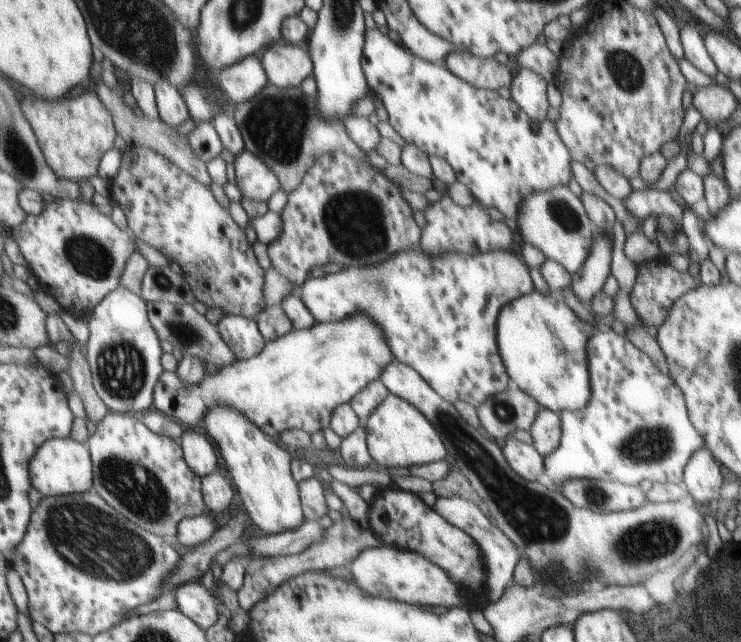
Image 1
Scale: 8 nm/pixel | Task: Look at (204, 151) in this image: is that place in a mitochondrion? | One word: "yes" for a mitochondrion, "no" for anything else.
no

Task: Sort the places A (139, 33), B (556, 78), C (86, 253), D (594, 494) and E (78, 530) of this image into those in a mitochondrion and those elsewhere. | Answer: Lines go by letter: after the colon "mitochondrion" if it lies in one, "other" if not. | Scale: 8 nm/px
A: mitochondrion
B: other
C: mitochondrion
D: mitochondrion
E: mitochondrion

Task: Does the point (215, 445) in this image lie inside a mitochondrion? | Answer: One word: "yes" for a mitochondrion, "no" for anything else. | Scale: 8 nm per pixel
no

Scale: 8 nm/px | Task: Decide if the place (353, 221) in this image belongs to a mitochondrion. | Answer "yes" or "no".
yes

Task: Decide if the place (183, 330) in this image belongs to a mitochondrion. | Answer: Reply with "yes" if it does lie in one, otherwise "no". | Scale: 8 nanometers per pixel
yes

